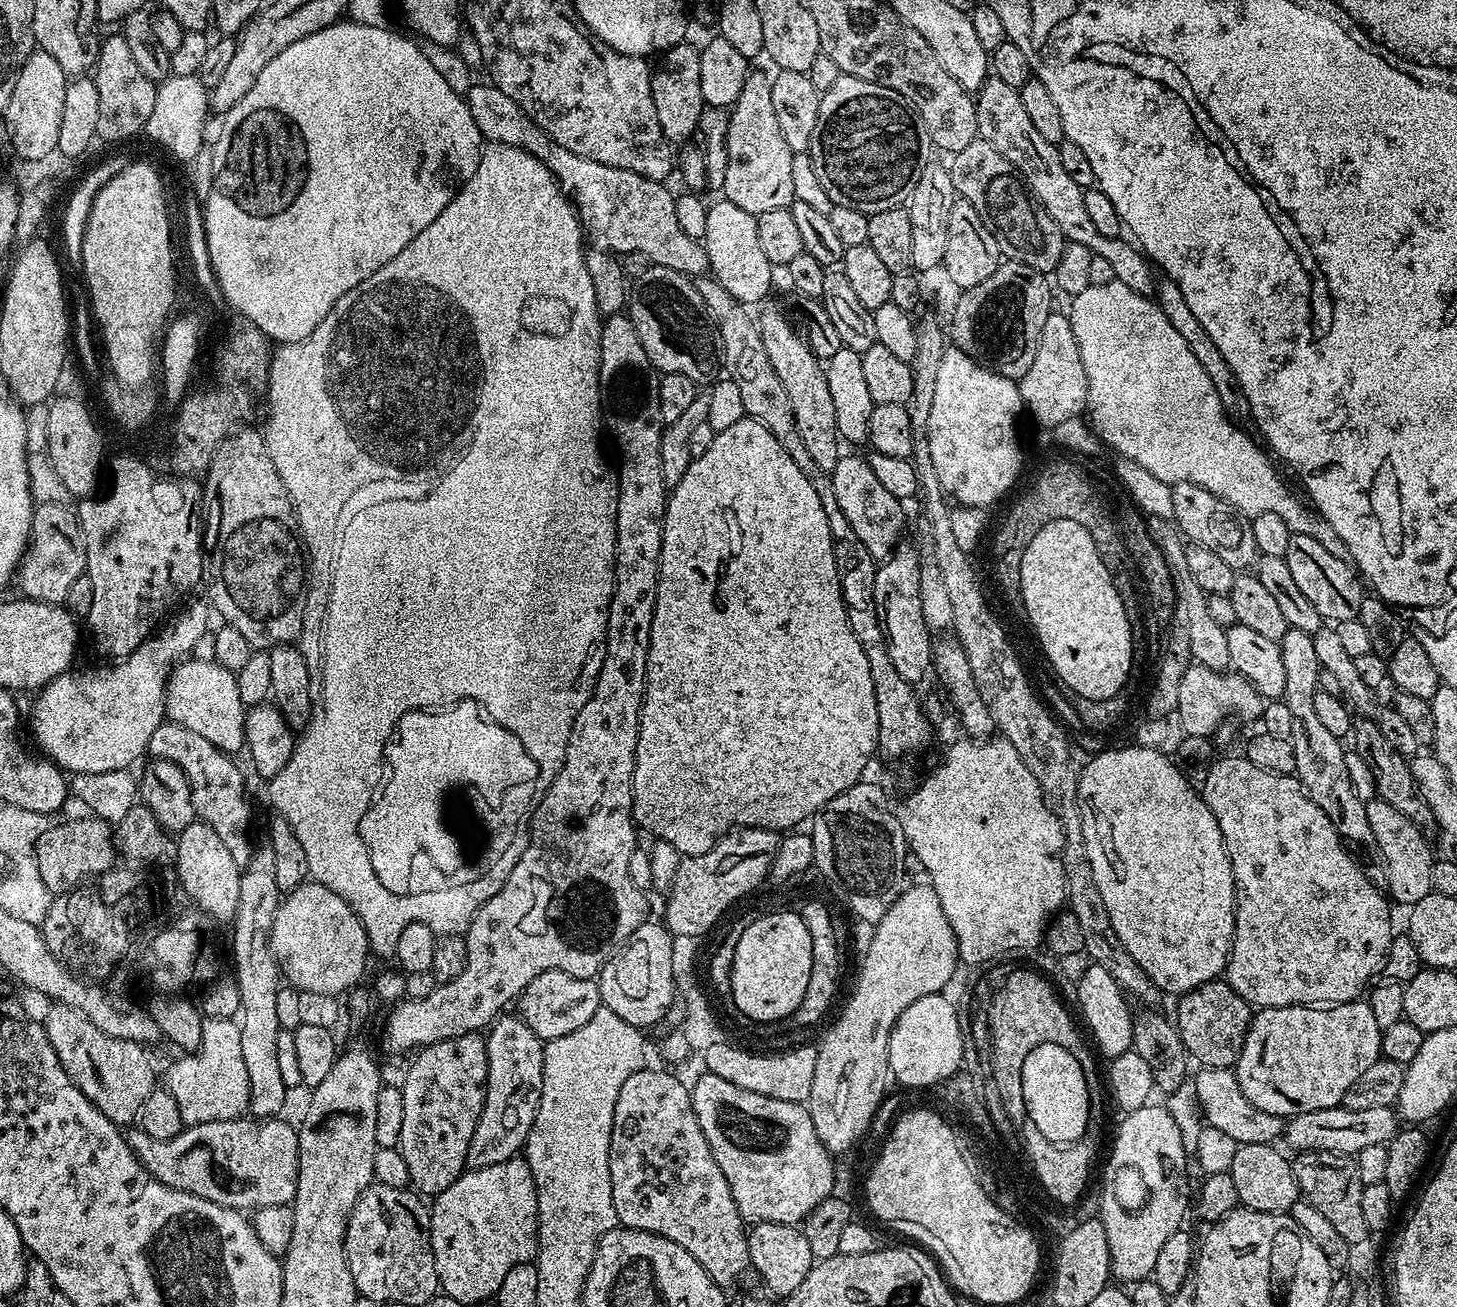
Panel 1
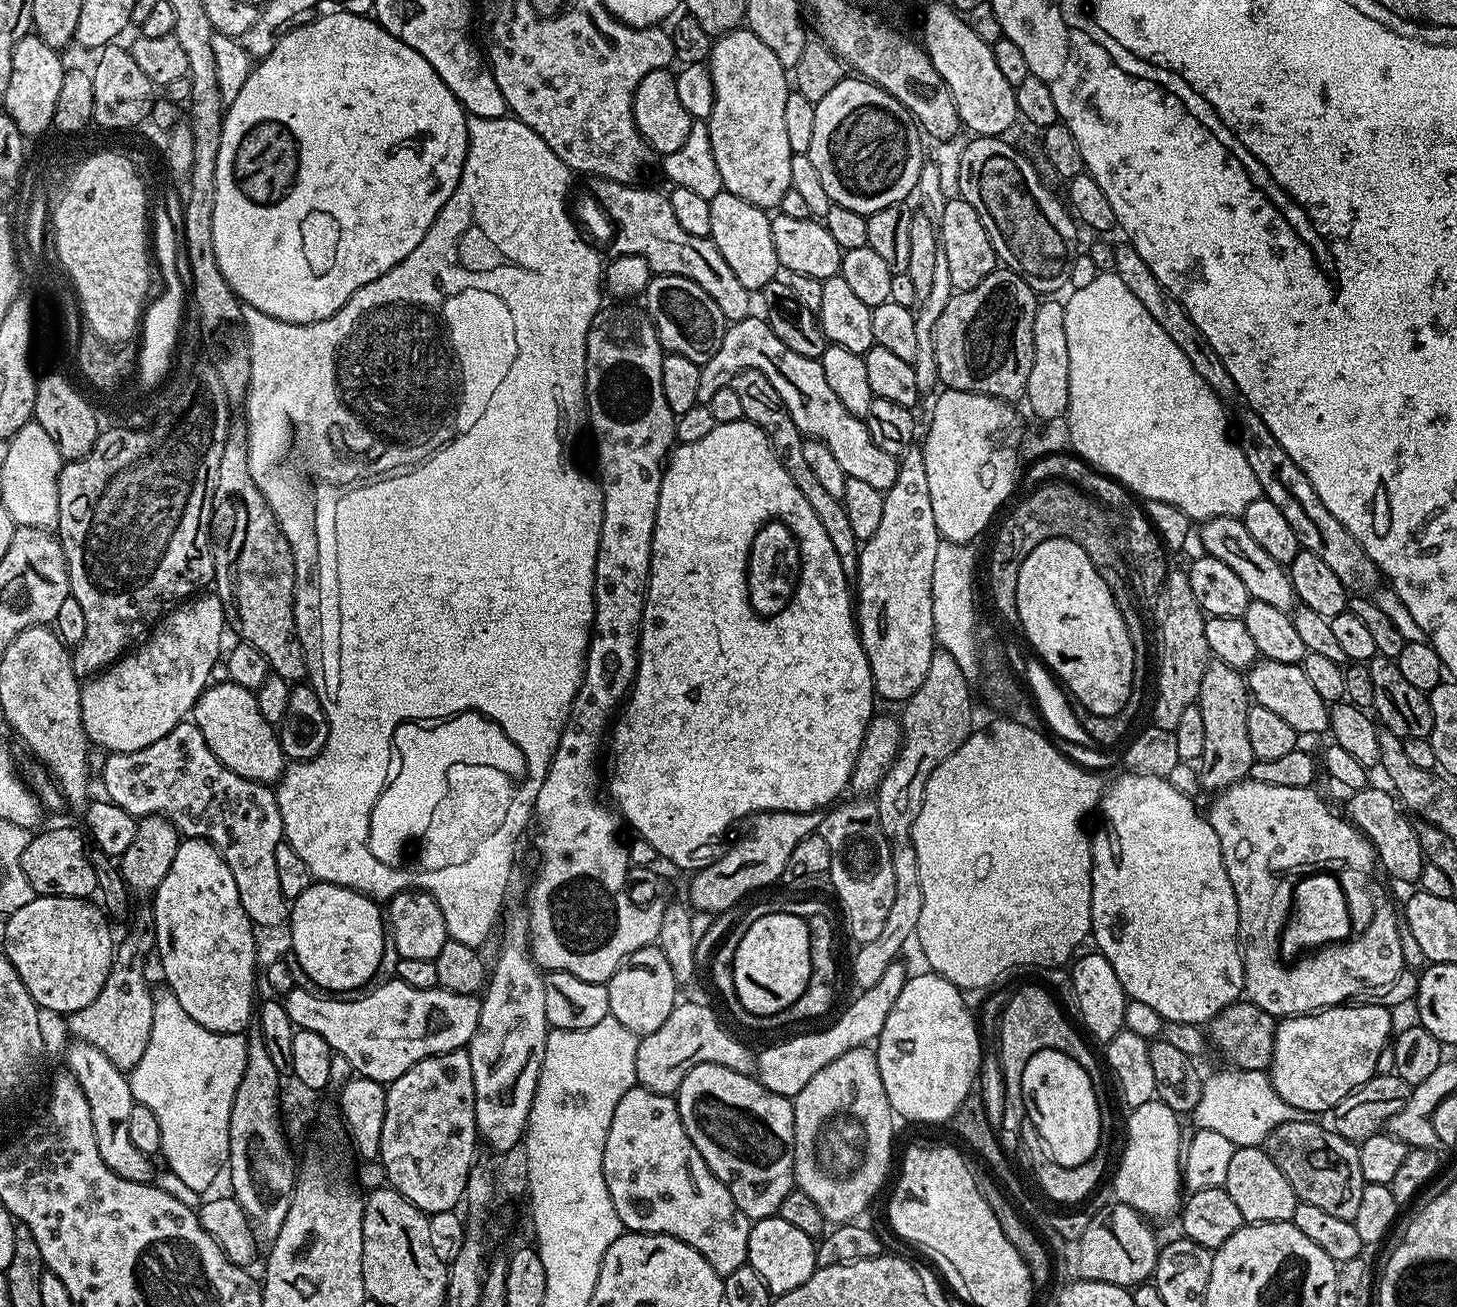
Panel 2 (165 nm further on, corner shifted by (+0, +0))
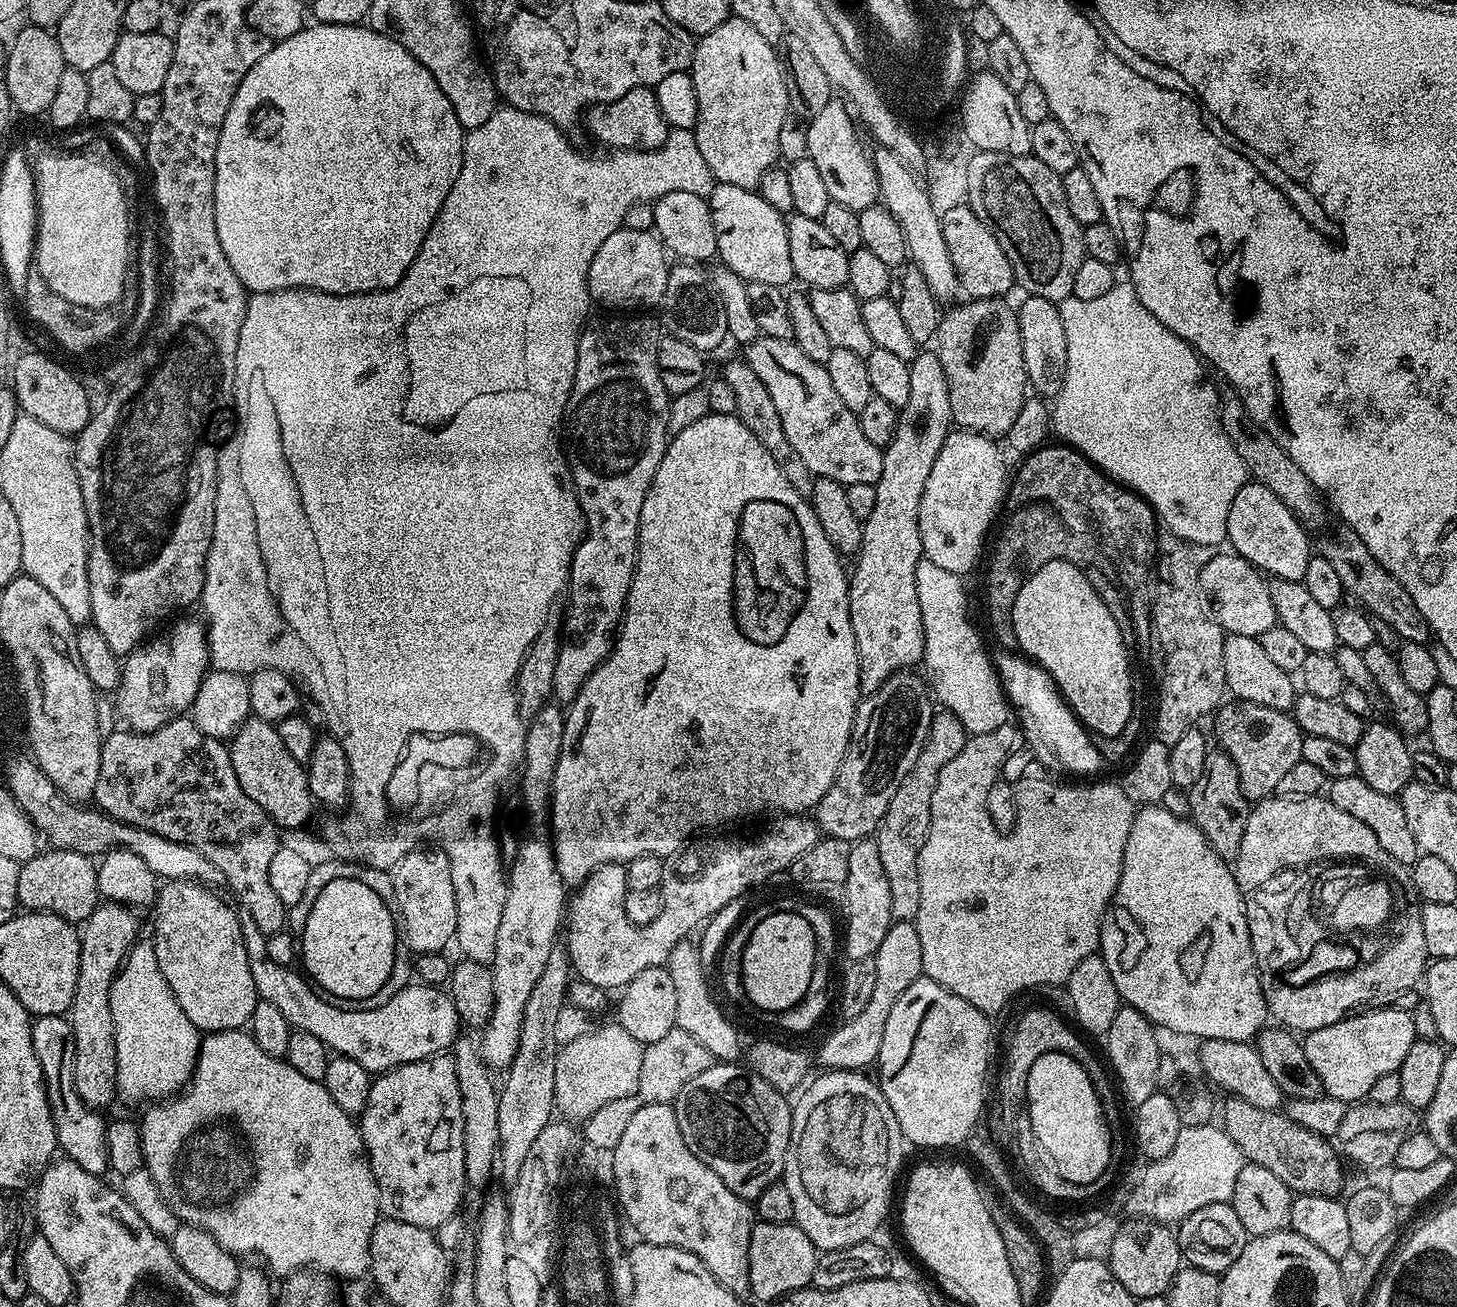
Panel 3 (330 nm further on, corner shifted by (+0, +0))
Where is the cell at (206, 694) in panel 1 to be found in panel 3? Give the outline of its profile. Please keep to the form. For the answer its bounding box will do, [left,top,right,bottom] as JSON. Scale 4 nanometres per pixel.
[228,718,314,829]

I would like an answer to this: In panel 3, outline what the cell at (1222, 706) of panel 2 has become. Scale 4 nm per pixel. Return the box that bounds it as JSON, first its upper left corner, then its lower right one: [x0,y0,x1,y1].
[1187,750,1250,861]

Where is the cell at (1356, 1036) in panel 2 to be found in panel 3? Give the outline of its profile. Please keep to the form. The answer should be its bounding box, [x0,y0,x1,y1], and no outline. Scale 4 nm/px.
[1302,1006,1415,1102]

